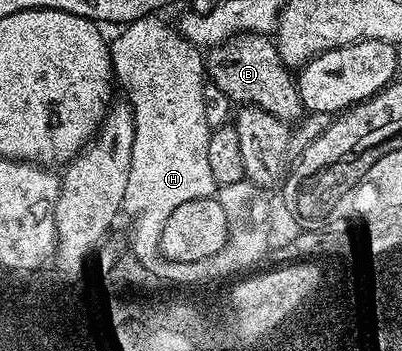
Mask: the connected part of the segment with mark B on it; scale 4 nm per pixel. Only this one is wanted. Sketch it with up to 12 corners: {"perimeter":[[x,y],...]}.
{"perimeter":[[268,35],[211,48],[206,75],[233,104],[289,125],[306,114]]}

